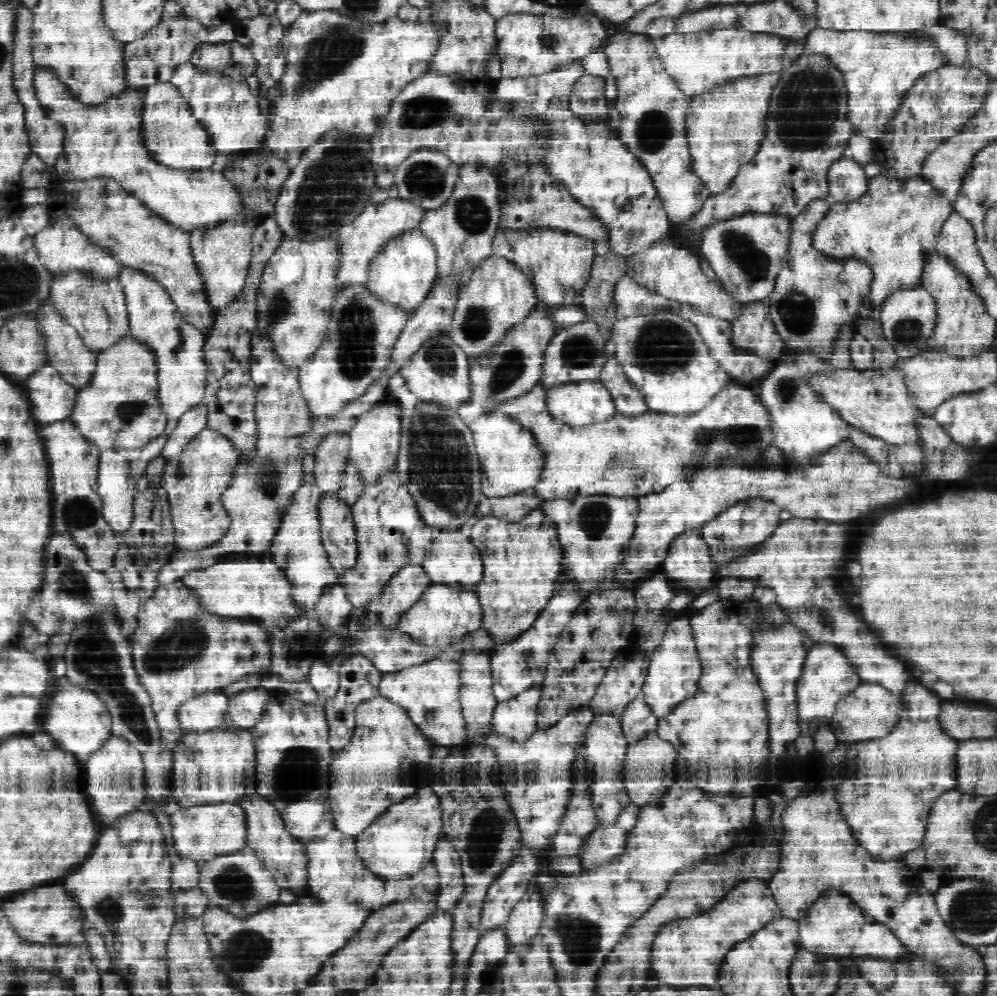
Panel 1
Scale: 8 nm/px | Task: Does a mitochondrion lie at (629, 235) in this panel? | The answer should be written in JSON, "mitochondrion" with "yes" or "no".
{"mitochondrion":"yes"}

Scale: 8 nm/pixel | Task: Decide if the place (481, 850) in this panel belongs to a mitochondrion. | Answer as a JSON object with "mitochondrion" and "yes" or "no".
{"mitochondrion":"yes"}

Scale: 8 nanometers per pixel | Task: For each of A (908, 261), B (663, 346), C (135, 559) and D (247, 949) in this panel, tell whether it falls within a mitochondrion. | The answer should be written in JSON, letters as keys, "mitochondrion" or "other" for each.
{"A":"other","B":"mitochondrion","C":"other","D":"mitochondrion"}

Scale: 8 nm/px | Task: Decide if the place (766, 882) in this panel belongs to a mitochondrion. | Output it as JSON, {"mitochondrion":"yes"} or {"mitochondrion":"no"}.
{"mitochondrion":"no"}

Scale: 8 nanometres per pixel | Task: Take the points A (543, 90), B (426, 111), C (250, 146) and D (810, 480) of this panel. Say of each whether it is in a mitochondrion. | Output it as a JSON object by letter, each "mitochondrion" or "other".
{"A":"other","B":"mitochondrion","C":"other","D":"other"}

